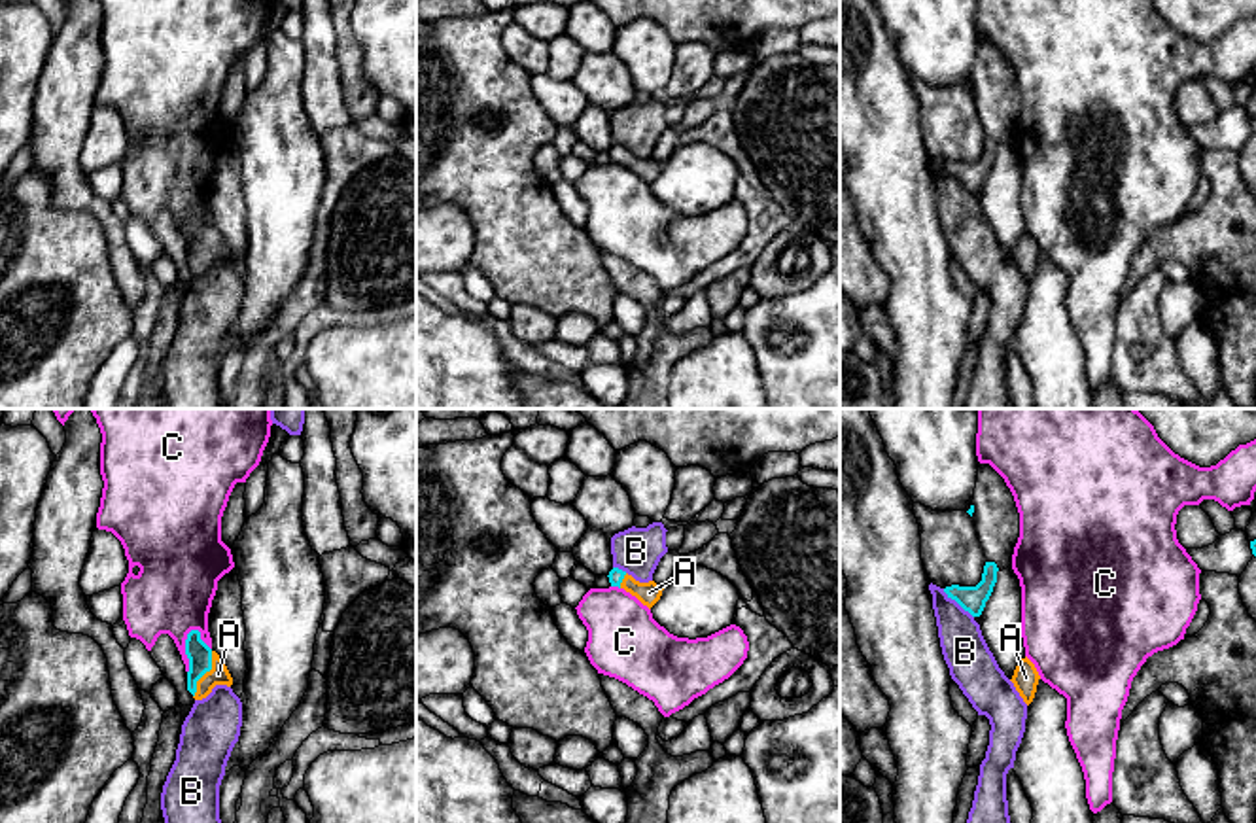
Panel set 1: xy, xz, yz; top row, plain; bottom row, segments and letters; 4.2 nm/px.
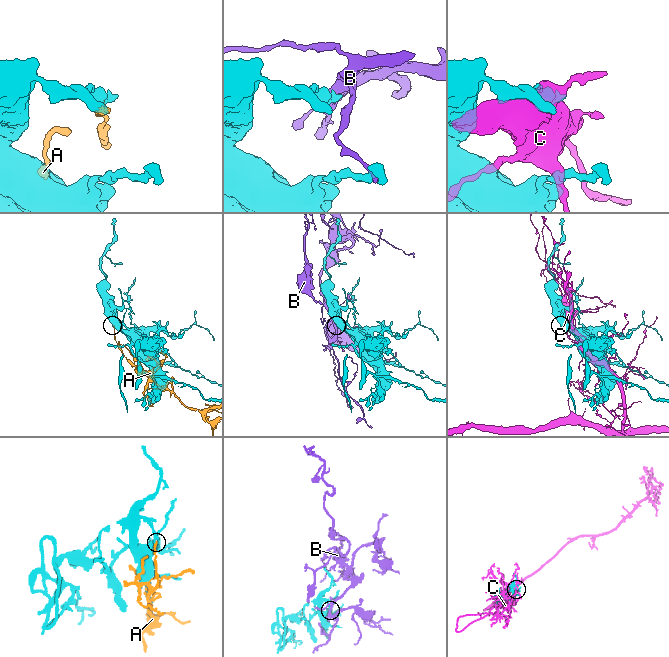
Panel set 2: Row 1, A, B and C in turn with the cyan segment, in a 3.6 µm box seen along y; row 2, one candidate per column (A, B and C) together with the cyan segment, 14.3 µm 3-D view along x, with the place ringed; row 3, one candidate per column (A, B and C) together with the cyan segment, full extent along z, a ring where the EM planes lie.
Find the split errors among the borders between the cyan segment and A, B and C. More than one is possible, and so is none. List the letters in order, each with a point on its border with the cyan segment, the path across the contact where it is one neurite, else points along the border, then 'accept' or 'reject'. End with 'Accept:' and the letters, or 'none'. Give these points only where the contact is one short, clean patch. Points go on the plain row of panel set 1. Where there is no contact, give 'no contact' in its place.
A: xy (205, 248) | accept
B: yz (958, 178) | reject
C: xy (186, 226) | reject
Accept: A

